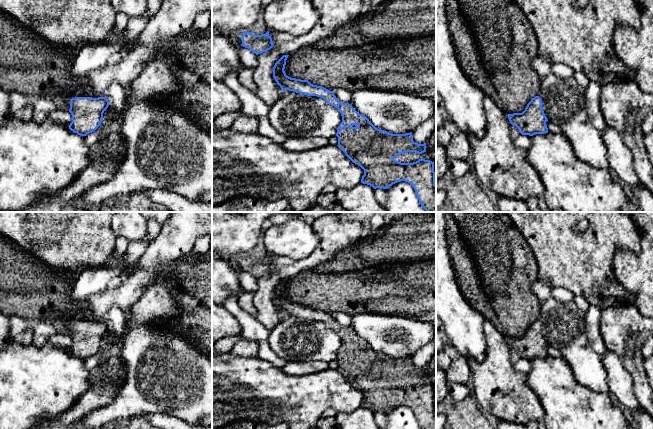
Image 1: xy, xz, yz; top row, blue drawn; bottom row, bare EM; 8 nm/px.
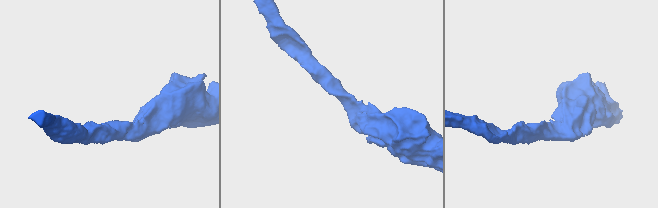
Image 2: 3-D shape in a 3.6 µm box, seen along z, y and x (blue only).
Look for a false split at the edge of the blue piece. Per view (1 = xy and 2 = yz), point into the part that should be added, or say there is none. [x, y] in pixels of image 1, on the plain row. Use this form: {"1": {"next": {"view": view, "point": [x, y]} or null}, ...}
{"1": {"next": null}, "2": {"next": null}}

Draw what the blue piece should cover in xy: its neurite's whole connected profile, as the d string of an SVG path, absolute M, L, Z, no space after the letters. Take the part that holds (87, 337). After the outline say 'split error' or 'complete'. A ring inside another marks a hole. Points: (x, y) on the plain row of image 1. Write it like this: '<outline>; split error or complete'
M75 321L70 323L69 336L72 346L69 353L80 360L94 356L103 344L103 337L108 332L106 321Z; complete

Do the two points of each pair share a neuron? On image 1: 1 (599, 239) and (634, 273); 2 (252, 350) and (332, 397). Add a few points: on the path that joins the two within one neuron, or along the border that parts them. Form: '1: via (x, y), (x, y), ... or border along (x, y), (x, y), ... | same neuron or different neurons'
1: border along (638, 253), (617, 248), (613, 256), (614, 276) | different neurons
2: border along (233, 354), (256, 357) | different neurons

